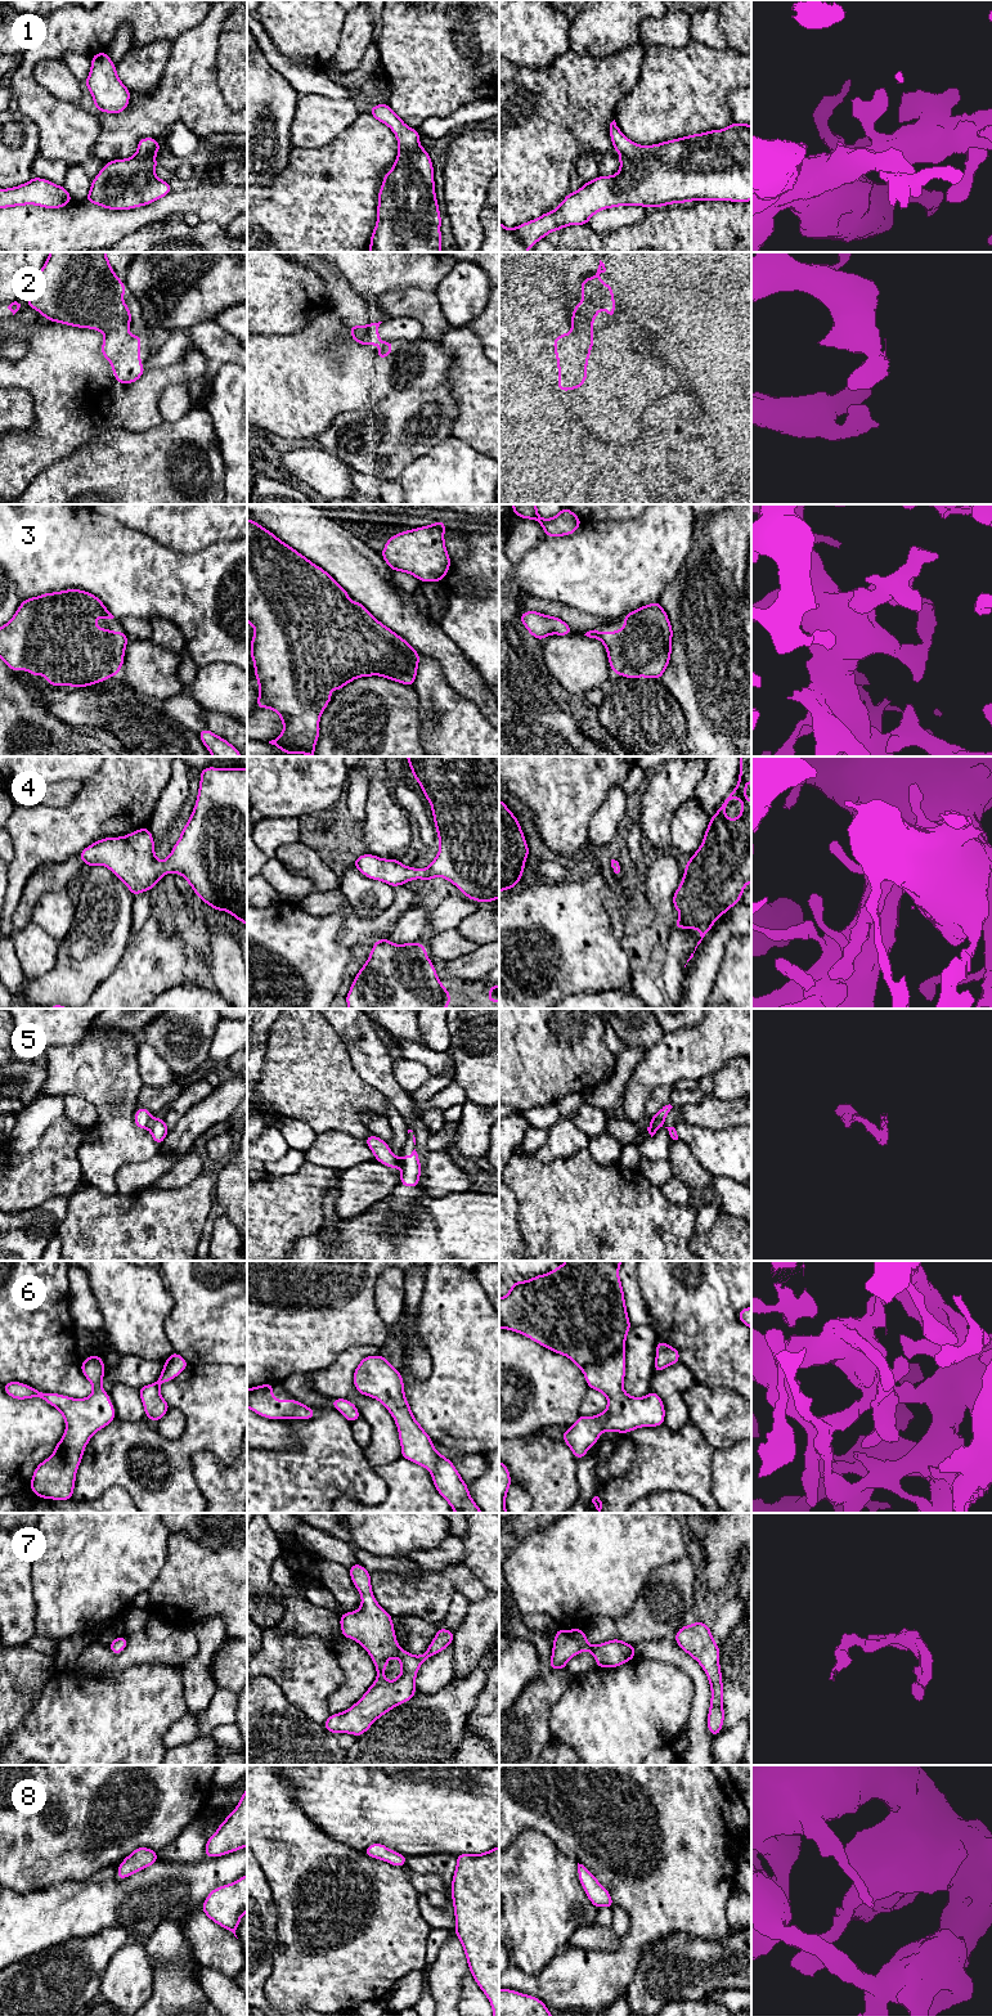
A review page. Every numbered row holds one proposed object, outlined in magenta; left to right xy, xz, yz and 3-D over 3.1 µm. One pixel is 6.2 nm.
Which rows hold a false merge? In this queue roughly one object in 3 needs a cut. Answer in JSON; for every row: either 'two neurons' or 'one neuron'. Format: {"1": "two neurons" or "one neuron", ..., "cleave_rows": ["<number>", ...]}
{"1": "one neuron", "2": "two neurons", "3": "one neuron", "4": "one neuron", "5": "two neurons", "6": "one neuron", "7": "one neuron", "8": "one neuron", "cleave_rows": ["2", "5"]}

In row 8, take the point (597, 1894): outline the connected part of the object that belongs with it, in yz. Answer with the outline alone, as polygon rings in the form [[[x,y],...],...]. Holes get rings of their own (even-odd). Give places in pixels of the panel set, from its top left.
[[[578,1863],[578,1874],[588,1899],[596,1908],[614,1907],[610,1892],[597,1881],[587,1867]]]

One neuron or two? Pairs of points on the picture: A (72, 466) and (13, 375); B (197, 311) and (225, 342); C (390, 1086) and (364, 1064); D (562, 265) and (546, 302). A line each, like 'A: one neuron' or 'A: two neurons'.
A: two neurons
B: two neurons
C: one neuron
D: two neurons

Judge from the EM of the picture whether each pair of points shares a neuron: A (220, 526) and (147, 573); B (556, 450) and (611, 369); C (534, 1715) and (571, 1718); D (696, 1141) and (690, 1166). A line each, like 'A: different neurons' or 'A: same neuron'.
A: different neurons
B: different neurons
C: different neurons
D: different neurons

